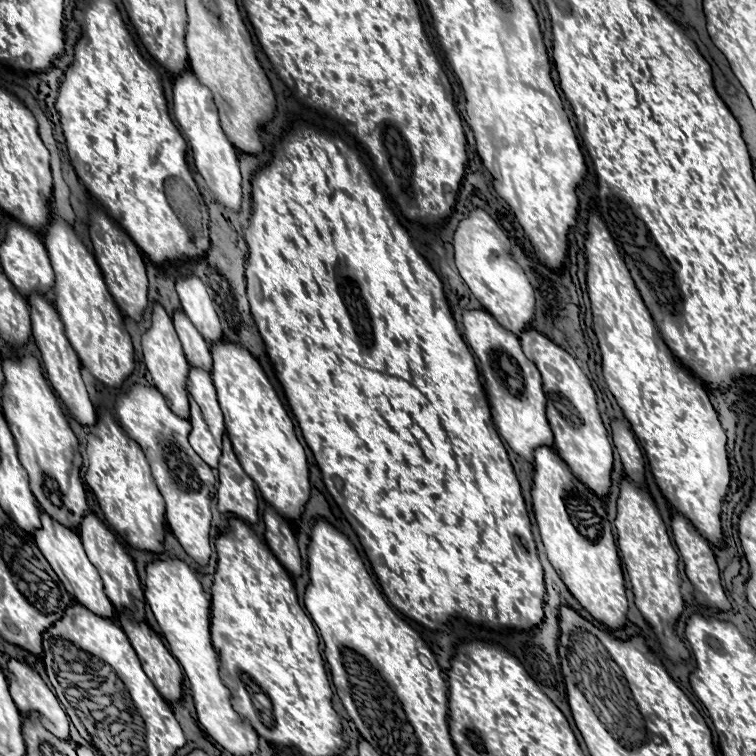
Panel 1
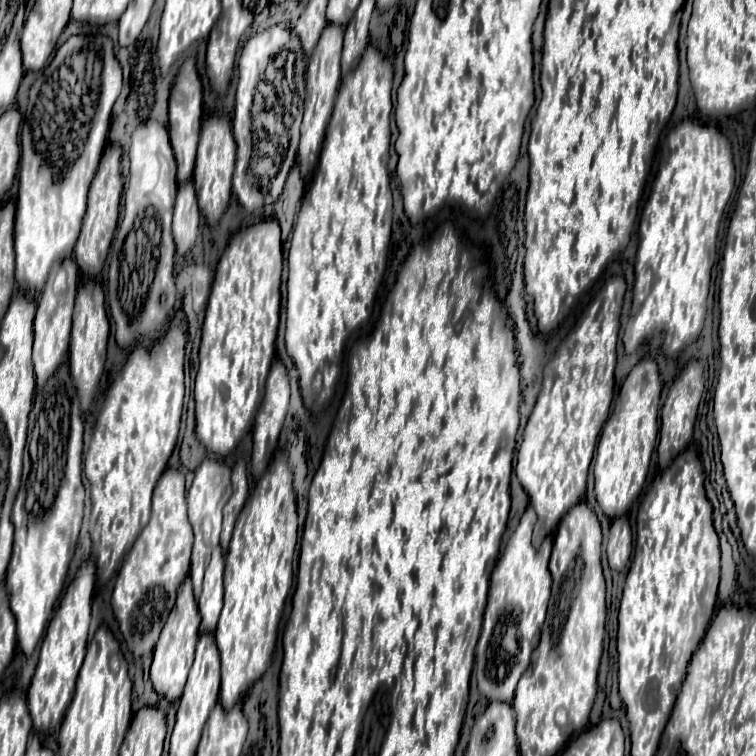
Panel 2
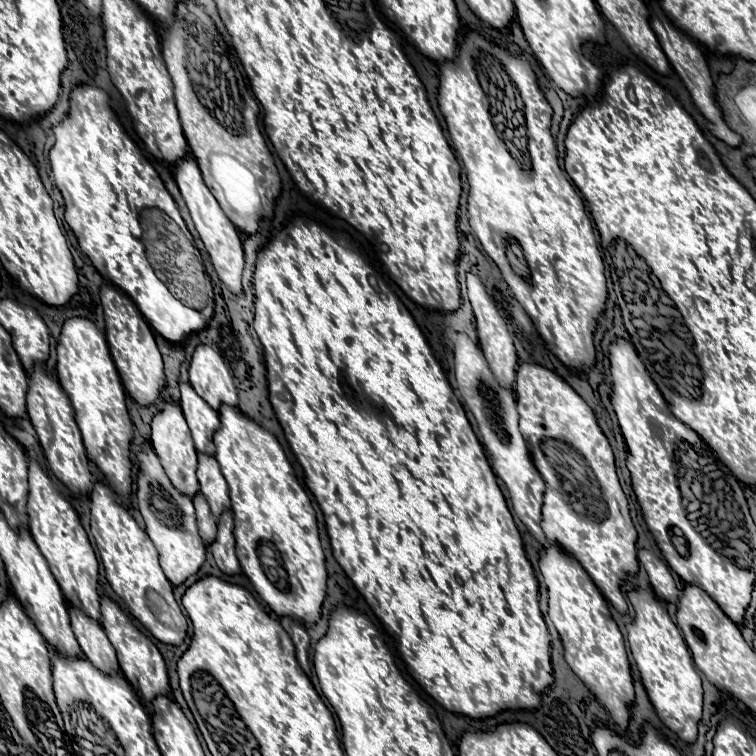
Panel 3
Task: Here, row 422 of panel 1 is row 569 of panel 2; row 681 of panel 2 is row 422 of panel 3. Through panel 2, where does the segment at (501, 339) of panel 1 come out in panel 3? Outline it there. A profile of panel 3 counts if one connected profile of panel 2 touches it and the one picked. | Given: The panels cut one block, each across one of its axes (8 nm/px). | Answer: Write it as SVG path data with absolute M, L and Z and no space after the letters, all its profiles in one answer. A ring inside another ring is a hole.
M454 334L452 342L454 342L454 364L456 364L458 390L462 394L464 404L470 408L470 412L474 414L474 418L478 422L482 442L484 442L486 450L490 452L492 470L504 480L518 518L526 524L530 534L538 542L544 544L546 538L544 538L544 532L540 528L540 520L542 520L540 510L542 510L542 498L544 498L546 484L544 484L540 472L536 470L532 456L528 452L528 446L518 430L520 416L516 410L516 398L514 398L512 390L498 384L496 376L488 368L488 362L486 362L486 358L476 342L472 342L466 334Z

